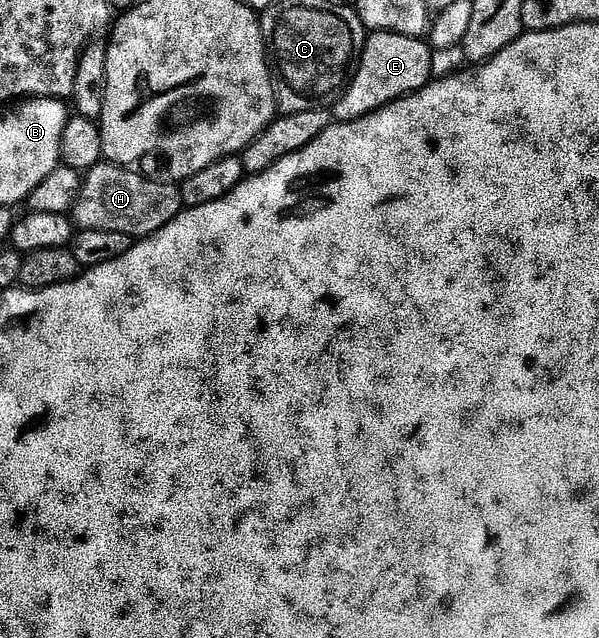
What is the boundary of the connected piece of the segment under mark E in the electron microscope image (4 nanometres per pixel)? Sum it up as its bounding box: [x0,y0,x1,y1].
[331,30,435,122]

